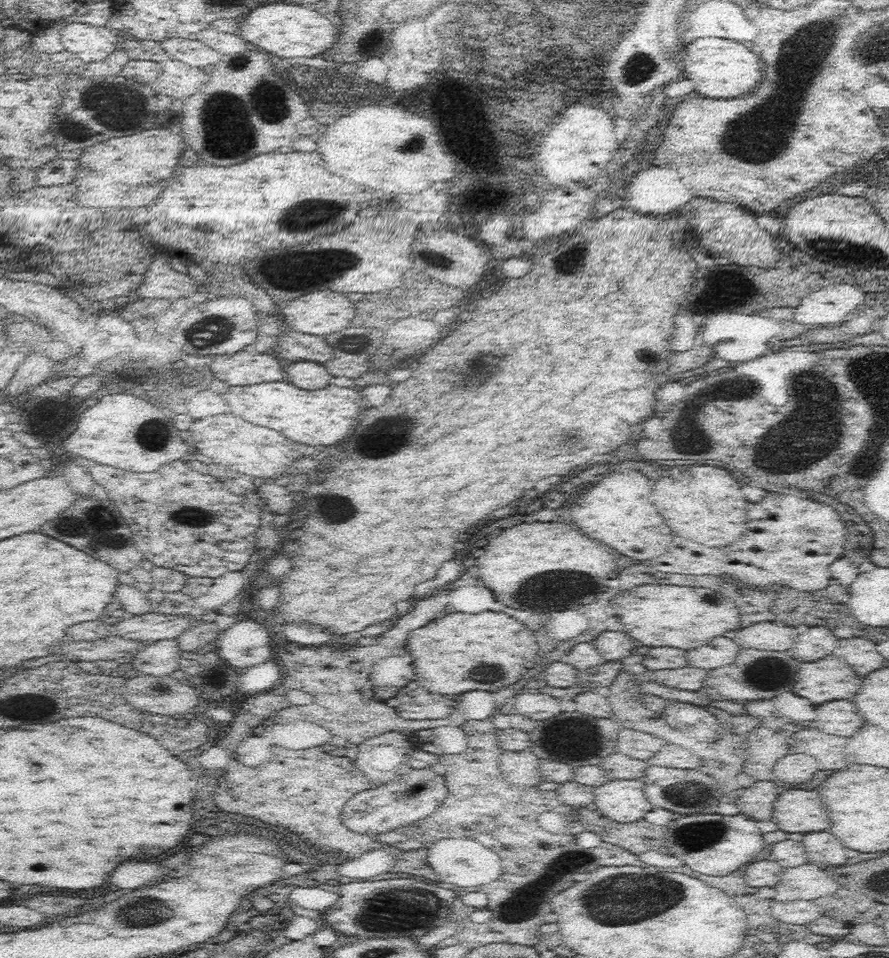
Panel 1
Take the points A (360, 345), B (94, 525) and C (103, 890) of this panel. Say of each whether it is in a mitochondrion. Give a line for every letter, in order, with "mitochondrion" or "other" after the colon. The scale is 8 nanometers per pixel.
A: other
B: mitochondrion
C: other

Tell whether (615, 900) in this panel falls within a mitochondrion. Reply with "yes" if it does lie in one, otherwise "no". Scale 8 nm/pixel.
yes

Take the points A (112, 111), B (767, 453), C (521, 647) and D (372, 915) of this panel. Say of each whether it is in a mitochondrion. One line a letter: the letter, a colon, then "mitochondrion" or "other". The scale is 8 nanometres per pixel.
A: mitochondrion
B: mitochondrion
C: other
D: mitochondrion

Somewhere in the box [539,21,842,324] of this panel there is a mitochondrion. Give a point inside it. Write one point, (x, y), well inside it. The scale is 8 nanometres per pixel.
(762, 134)

